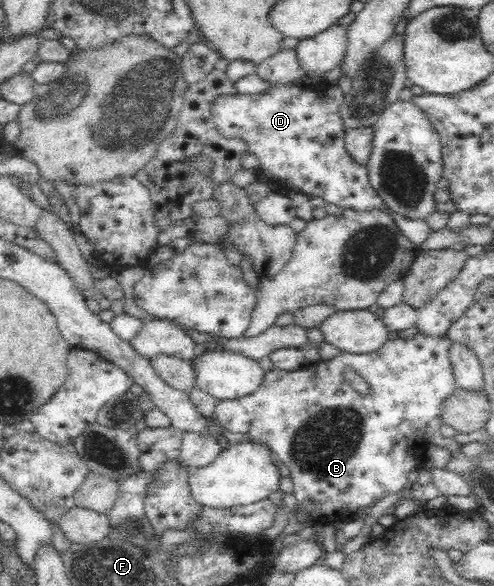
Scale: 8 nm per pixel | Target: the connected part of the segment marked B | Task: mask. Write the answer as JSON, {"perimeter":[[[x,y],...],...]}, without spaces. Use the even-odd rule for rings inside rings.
{"perimeter":[[[419,332],[413,338],[398,337],[394,340],[388,340],[381,348],[378,348],[375,352],[369,352],[369,354],[353,354],[340,351],[333,358],[317,361],[299,370],[281,370],[274,365],[269,372],[265,372],[265,380],[255,392],[243,398],[218,401],[214,408],[213,420],[216,425],[230,432],[235,432],[235,434],[243,434],[252,442],[267,444],[274,451],[274,454],[291,473],[290,478],[294,485],[293,495],[297,500],[299,513],[308,514],[314,523],[338,524],[343,520],[343,516],[347,516],[347,512],[355,514],[356,511],[383,500],[389,494],[402,492],[405,484],[409,482],[411,470],[417,468],[423,462],[425,451],[429,447],[429,442],[425,437],[427,424],[441,412],[442,402],[456,387],[456,379],[448,359],[450,342],[448,333],[427,335]],[[347,366],[351,366],[367,382],[369,390],[367,390],[365,396],[354,390],[343,376],[343,370]]]}

